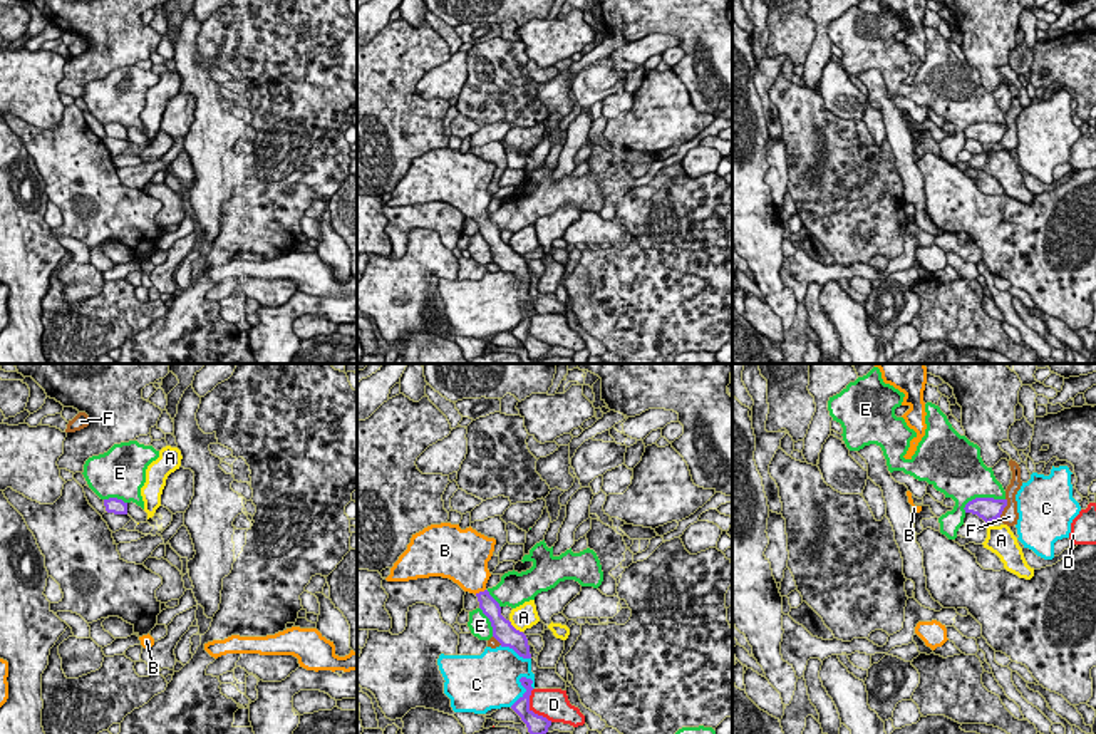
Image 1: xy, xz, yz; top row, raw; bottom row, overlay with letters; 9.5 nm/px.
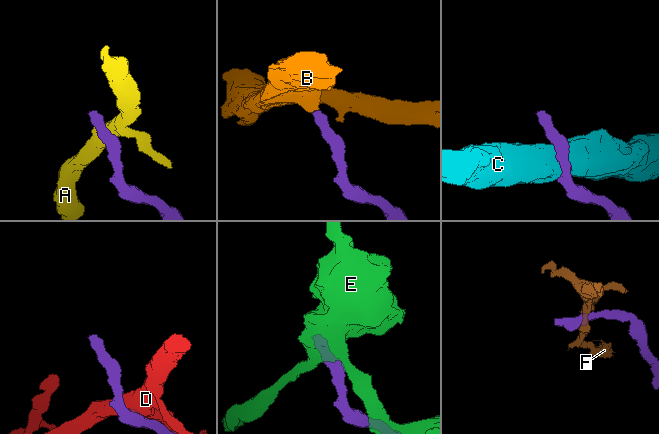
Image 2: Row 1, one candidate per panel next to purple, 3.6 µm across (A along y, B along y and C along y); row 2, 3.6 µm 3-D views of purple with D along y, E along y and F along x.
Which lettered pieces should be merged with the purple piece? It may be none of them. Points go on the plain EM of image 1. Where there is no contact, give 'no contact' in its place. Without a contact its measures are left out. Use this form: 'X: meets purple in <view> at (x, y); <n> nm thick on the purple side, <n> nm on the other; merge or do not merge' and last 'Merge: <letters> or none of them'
A: meets purple in xz at (513, 252); 200 nm thick on the purple side, 240 nm on the other; do not merge
B: meets purple in xz at (480, 217); 170 nm thick on the purple side, 360 nm on the other; merge
C: meets purple in xz at (523, 310); 160 nm thick on the purple side, 420 nm on the other; do not merge
D: meets purple in xz at (532, 335); 190 nm thick on the purple side, 300 nm on the other; do not merge
E: meets purple in yz at (982, 123); 220 nm thick on the purple side, 420 nm on the other; do not merge
F: meets purple in yz at (1004, 131); 220 nm thick on the purple side, 170 nm on the other; do not merge
Merge: B

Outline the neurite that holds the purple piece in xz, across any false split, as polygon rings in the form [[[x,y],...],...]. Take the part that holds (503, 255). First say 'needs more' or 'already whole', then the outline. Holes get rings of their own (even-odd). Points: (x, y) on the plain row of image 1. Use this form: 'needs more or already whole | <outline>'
needs more | [[[431,149],[412,159],[407,174],[390,193],[387,206],[409,206],[417,203],[442,201],[458,208],[464,216],[474,218],[479,233],[489,243],[493,261],[501,271],[513,273],[520,282],[531,283],[528,263],[501,240],[499,228],[486,215],[491,201],[488,186],[496,164],[488,163],[471,151]]]

